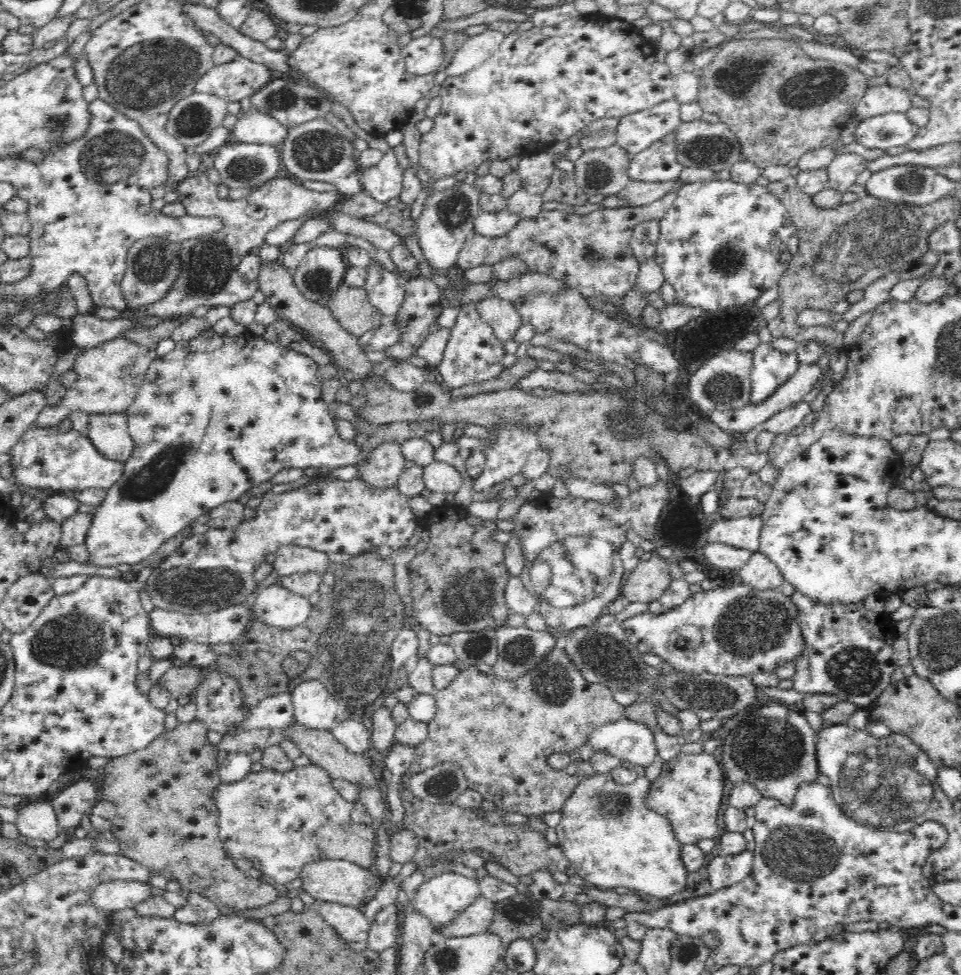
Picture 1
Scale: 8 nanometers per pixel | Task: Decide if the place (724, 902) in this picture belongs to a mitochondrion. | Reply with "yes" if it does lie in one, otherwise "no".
no

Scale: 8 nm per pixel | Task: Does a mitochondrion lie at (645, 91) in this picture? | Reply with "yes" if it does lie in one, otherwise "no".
no

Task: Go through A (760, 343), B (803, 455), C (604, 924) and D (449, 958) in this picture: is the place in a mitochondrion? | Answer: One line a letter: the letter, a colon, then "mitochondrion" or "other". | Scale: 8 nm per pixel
A: other
B: other
C: other
D: mitochondrion

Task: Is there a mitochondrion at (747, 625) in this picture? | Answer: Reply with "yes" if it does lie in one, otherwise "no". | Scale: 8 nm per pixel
yes

